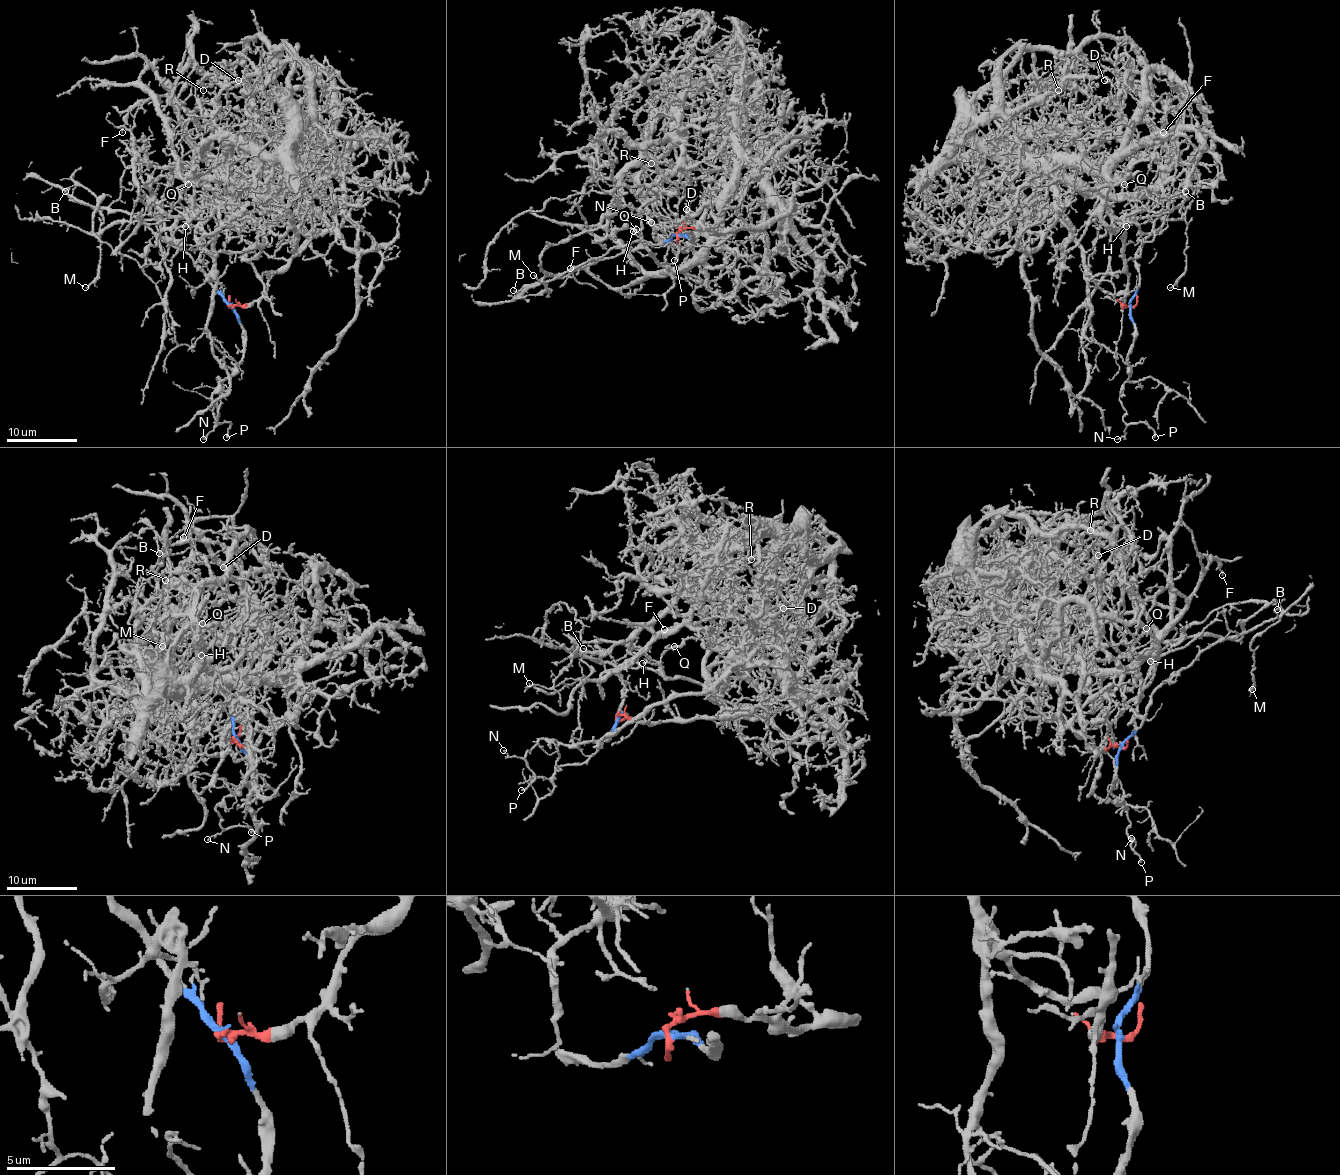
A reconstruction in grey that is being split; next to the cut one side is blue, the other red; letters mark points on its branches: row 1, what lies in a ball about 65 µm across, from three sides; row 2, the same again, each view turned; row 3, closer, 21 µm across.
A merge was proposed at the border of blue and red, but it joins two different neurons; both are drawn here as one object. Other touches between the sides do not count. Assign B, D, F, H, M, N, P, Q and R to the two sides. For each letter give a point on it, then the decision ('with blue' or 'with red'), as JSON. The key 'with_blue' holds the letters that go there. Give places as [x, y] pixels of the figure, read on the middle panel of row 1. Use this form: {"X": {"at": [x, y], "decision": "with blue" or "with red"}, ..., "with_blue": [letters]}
{"B": {"at": [513, 290], "decision": "with blue"}, "D": {"at": [686, 209], "decision": "with red"}, "F": {"at": [570, 268], "decision": "with red"}, "H": {"at": [633, 231], "decision": "with red"}, "M": {"at": [533, 275], "decision": "with blue"}, "N": {"at": [651, 222], "decision": "with blue"}, "P": {"at": [674, 260], "decision": "with blue"}, "Q": {"at": [636, 229], "decision": "with red"}, "R": {"at": [651, 163], "decision": "with red"}, "with_blue": ["B", "M", "N", "P"]}

